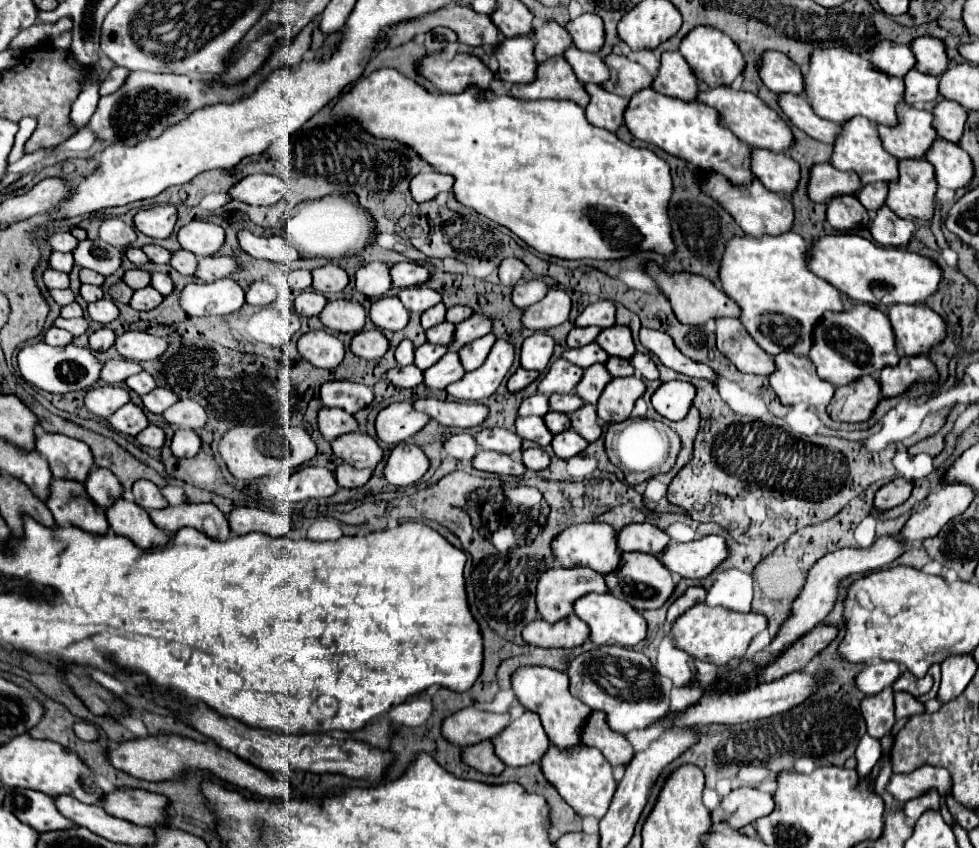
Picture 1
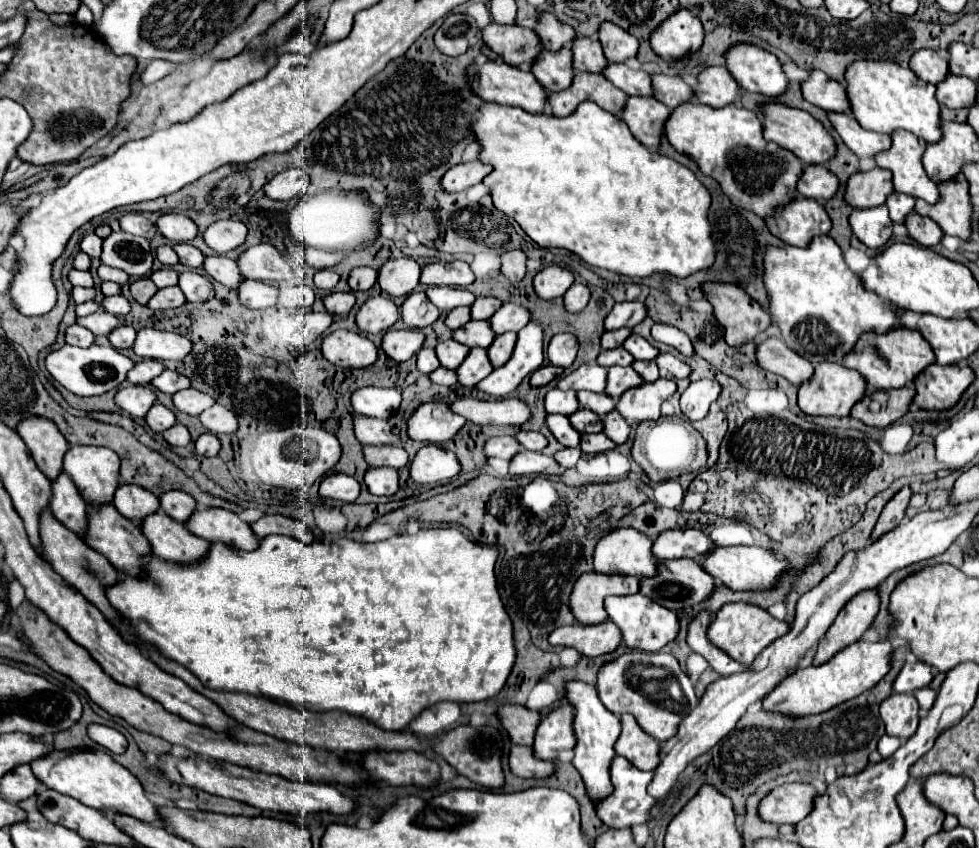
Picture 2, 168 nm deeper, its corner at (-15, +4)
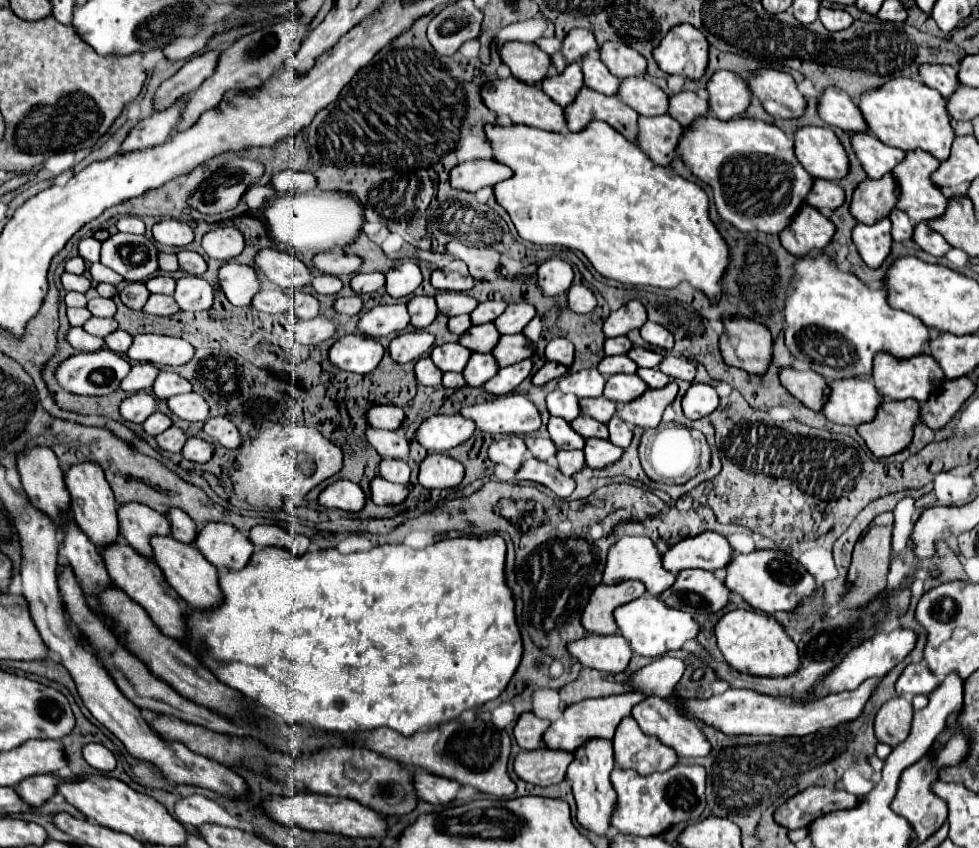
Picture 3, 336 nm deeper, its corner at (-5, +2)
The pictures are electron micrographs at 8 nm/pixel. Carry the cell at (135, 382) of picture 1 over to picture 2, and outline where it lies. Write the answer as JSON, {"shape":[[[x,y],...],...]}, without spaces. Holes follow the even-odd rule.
{"shape":[[[165,370],[163,374],[159,374],[153,382],[151,382],[157,390],[165,392],[165,394],[175,394],[179,390],[191,388],[191,380],[187,380],[187,376],[181,376],[179,372],[173,370]]]}

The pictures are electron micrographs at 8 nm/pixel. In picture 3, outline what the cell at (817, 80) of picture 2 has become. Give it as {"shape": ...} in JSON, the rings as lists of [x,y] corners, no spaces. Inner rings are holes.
{"shape":[[[833,86],[821,92],[817,112],[825,124],[837,126],[847,134],[865,130],[865,120],[861,118],[861,112],[857,112],[855,102],[843,90],[837,90]]]}

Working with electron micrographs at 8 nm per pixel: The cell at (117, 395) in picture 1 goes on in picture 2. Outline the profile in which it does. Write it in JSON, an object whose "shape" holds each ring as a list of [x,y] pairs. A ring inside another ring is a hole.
{"shape":[[[127,386],[121,388],[115,396],[115,404],[129,412],[133,418],[145,418],[155,402],[155,392],[147,386]]]}

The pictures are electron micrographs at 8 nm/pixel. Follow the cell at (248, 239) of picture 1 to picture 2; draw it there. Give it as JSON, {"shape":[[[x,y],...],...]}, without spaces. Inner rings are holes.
{"shape":[[[303,248],[303,252],[305,252],[307,264],[311,264],[315,270],[333,268],[347,256],[345,252],[327,252],[327,250],[317,250],[317,248]]]}

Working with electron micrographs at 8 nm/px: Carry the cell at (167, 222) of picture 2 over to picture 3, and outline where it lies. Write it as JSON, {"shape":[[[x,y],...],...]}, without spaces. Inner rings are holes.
{"shape":[[[161,220],[153,226],[153,238],[159,244],[165,246],[177,246],[177,248],[185,248],[191,240],[193,240],[193,230],[187,222],[179,222],[179,220]]]}

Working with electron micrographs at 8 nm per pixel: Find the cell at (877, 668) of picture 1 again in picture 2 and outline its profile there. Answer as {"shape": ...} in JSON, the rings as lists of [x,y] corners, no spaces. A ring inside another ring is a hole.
{"shape":[[[919,660],[917,662],[907,662],[903,666],[903,670],[899,672],[893,690],[895,692],[913,692],[913,690],[929,686],[931,678],[933,678],[933,672],[931,672],[929,664],[919,662]]]}

